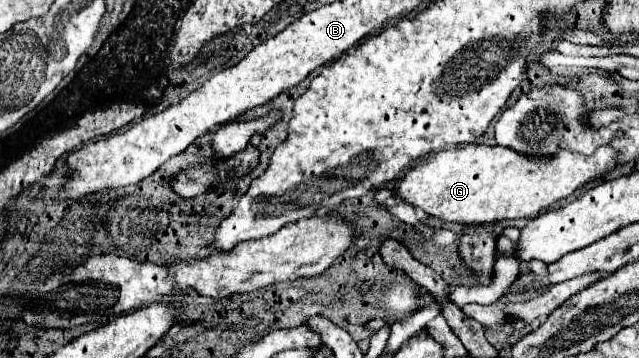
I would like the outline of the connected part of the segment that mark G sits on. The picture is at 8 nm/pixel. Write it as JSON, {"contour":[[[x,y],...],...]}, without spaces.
{"contour":[[[469,144],[463,148],[445,148],[429,158],[423,158],[415,168],[411,168],[401,180],[397,180],[393,198],[385,204],[379,204],[381,208],[391,208],[401,198],[403,202],[411,204],[413,208],[421,208],[427,216],[443,220],[443,222],[455,222],[455,224],[487,224],[487,222],[501,222],[501,220],[513,220],[513,218],[535,218],[539,212],[563,198],[569,198],[575,190],[585,186],[591,180],[601,180],[607,172],[615,168],[615,150],[611,146],[601,146],[595,154],[583,156],[583,154],[571,154],[571,152],[559,152],[555,158],[539,160],[539,158],[527,158],[523,154],[515,154],[513,150],[505,150],[505,146],[479,146]]]}

